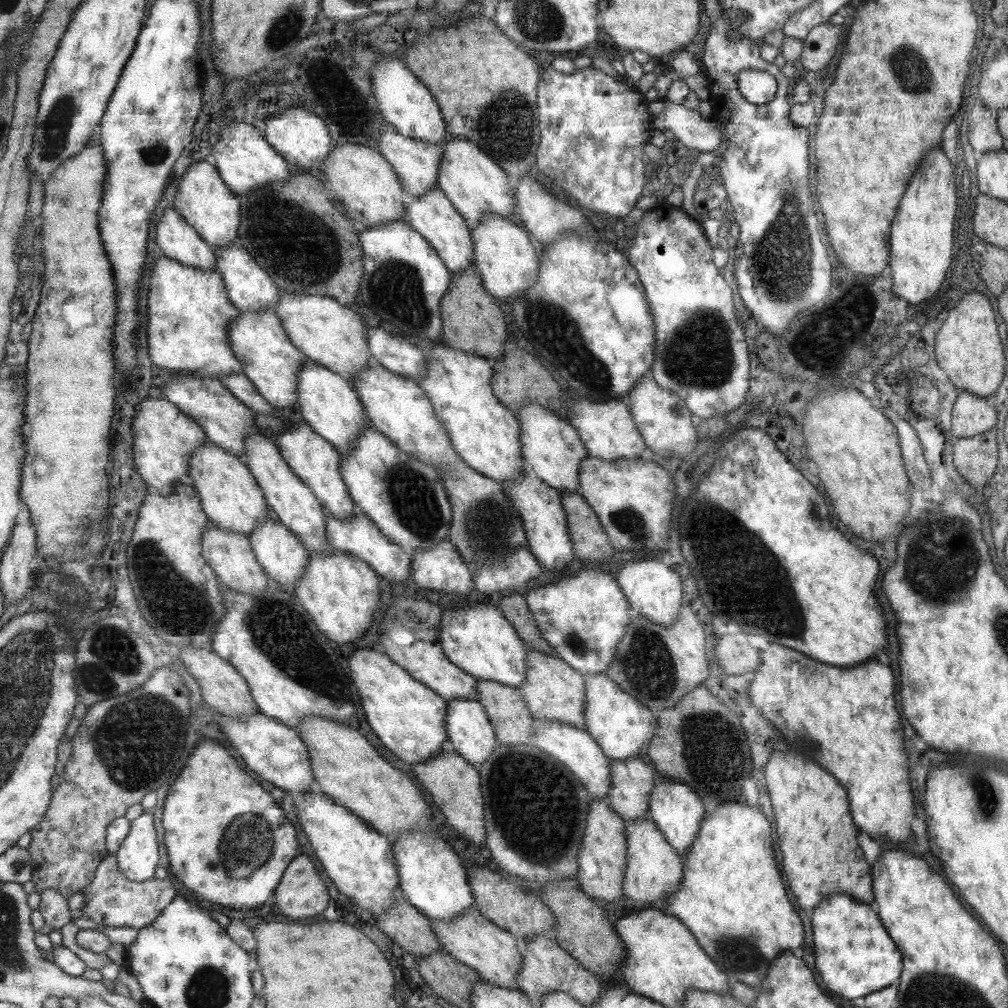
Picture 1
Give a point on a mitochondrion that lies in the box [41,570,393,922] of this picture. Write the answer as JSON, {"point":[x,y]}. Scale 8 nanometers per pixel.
{"point":[134,754]}

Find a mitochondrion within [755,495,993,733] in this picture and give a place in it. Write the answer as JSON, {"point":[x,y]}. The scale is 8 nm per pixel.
{"point":[938,572]}

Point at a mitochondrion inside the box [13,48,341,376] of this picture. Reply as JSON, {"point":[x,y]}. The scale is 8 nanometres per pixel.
{"point":[55,127]}

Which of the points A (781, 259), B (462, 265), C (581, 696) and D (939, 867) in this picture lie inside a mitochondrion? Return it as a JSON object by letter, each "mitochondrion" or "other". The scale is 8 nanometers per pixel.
{"A":"mitochondrion","B":"other","C":"other","D":"other"}

